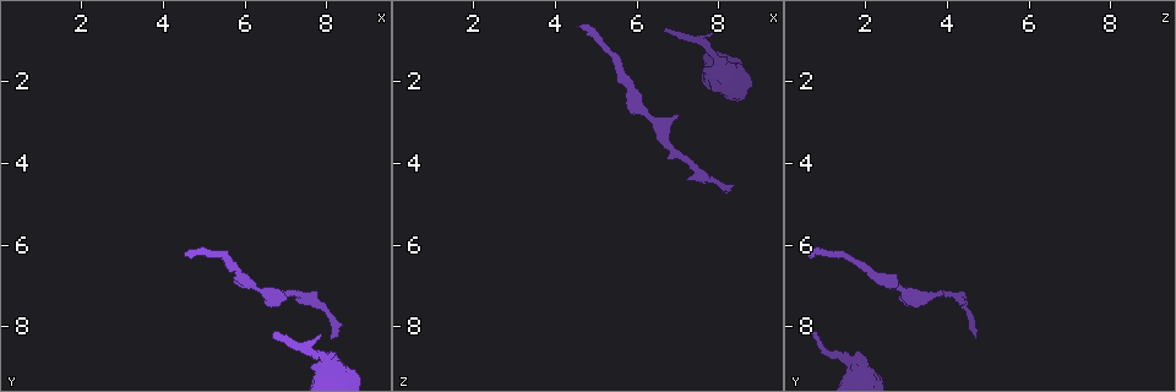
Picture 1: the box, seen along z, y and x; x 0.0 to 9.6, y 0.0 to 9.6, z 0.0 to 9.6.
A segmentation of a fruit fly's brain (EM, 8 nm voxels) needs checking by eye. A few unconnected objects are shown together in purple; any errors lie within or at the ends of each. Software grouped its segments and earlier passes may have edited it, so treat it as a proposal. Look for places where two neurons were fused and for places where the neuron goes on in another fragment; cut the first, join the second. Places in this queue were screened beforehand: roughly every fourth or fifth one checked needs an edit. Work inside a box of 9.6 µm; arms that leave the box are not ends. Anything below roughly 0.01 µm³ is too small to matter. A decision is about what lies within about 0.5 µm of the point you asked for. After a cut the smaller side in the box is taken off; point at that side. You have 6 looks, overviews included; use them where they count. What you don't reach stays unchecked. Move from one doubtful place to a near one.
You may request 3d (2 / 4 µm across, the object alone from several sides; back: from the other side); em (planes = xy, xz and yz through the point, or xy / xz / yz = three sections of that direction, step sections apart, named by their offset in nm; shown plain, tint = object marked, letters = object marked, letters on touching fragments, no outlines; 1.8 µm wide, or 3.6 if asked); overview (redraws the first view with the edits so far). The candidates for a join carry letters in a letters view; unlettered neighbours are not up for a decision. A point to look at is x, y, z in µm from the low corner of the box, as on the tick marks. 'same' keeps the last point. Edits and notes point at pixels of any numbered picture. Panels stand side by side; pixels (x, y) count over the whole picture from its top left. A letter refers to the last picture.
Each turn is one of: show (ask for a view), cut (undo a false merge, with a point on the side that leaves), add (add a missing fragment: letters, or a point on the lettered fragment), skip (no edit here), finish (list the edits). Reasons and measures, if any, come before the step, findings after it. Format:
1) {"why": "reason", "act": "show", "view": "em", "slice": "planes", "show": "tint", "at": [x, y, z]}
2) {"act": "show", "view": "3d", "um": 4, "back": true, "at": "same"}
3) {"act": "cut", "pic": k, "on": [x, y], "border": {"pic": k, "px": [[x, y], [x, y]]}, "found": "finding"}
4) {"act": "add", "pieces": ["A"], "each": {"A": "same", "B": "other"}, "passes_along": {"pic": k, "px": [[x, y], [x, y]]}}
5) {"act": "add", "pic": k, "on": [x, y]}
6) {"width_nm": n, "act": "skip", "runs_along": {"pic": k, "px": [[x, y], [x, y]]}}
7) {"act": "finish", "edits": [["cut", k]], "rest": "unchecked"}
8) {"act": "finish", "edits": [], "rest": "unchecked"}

{"why": "free end", "act": "show", "view": "em", "slice": "planes", "show": "letters", "at": [8.10, 8.25, 4.65]}

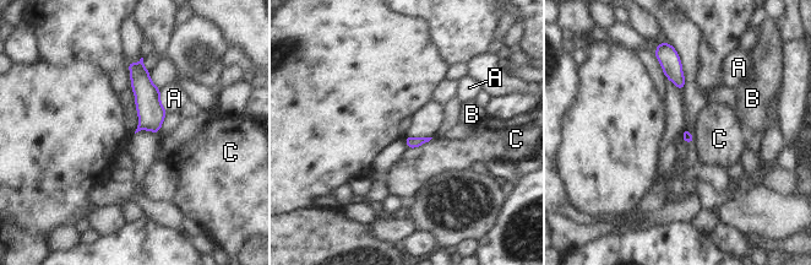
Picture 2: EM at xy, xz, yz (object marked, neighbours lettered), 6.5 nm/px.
{"act": "skip", "each": {"A": "other", "B": "other", "C": "other"}, "found": "none of them fits"}

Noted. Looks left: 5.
{"why": "tapers out", "act": "show", "view": "em", "slice": "planes", "show": "letters", "at": [4.60, 6.25, 0.60]}

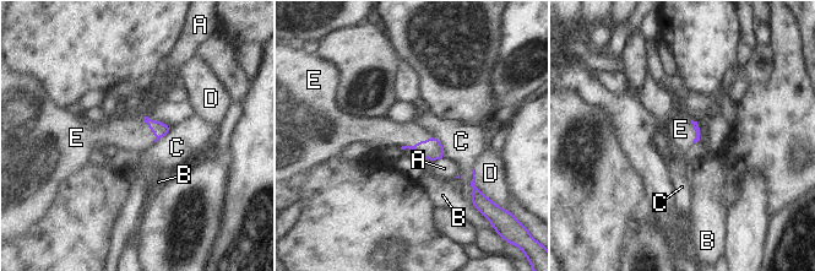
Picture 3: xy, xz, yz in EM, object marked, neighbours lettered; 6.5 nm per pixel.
{"act": "add", "pieces": ["E"], "each": {"A": "other", "B": "other", "C": "other", "D": "other", "E": "same"}, "found": "it goes on there"}

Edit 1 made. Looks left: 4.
{"why": "redraw", "act": "show", "view": "overview"}

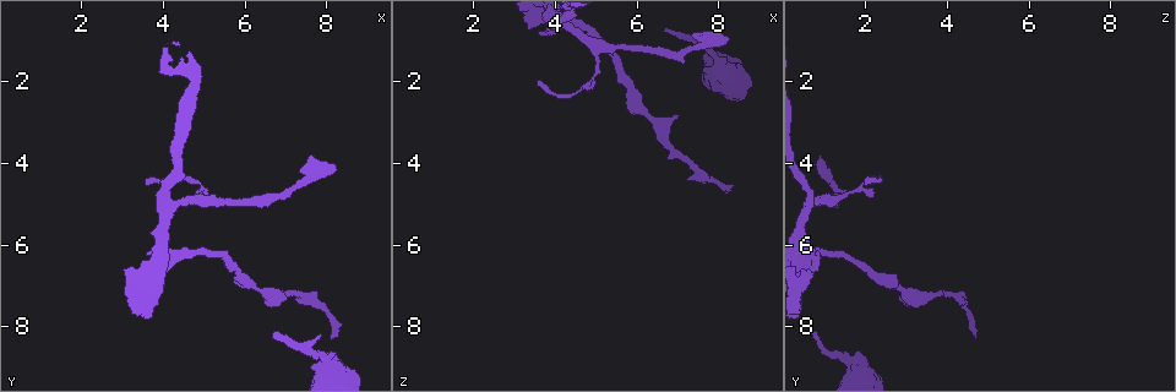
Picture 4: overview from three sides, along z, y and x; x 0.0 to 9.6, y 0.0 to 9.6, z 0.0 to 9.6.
{"why": "free end", "act": "show", "view": "em", "slice": "xz", "step": 4, "show": "tint", "at": [6.70, 8.20, 0.75]}

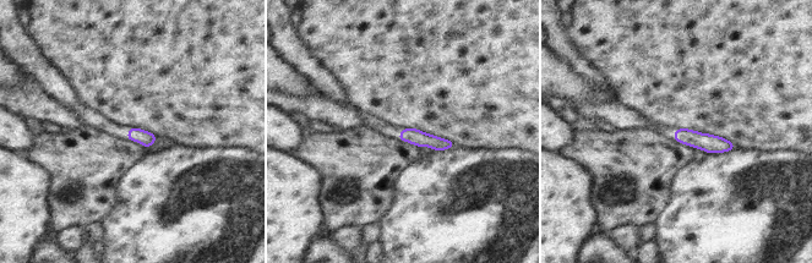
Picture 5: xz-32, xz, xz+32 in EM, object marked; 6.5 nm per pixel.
{"why": "cut it another way", "act": "show", "view": "em", "slice": "planes", "show": "letters", "at": "same"}

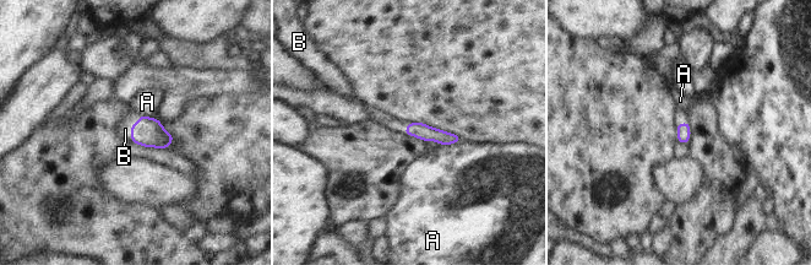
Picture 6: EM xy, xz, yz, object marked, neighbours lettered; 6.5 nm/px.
{"act": "add", "pieces": ["B"], "each": {"A": "other", "B": "same"}, "passes_along": {"pic": 6, "px": [[146, 131], [131, 128], [131, 117]]}, "found": "it goes on there"}

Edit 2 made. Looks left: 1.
{"act": "finish", "edits": [["add", 3], ["add", 6]], "rest": "unchecked"}

